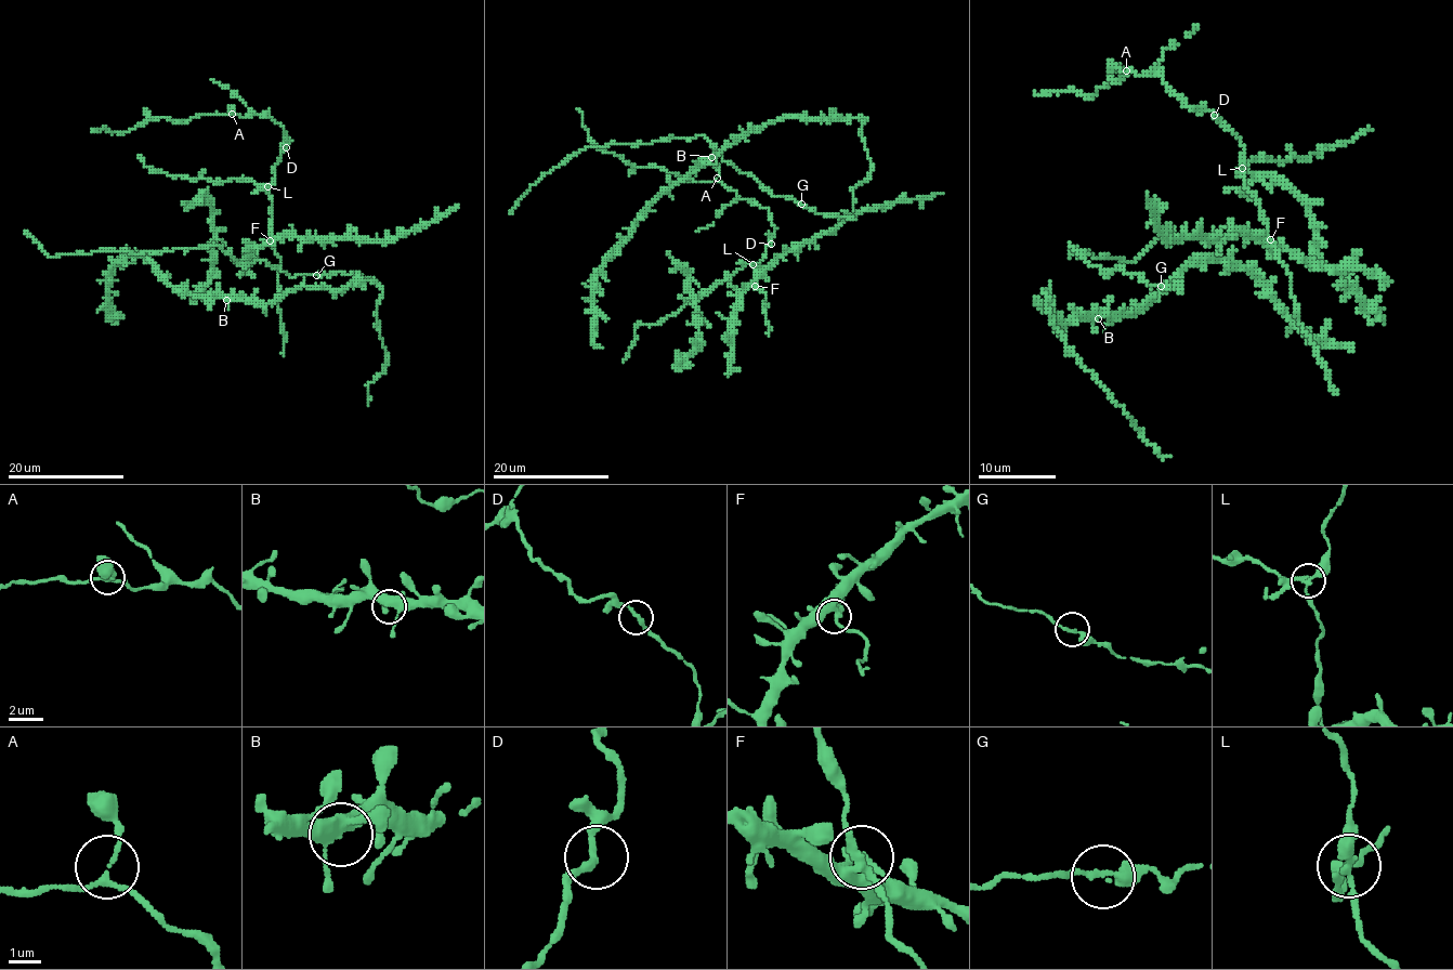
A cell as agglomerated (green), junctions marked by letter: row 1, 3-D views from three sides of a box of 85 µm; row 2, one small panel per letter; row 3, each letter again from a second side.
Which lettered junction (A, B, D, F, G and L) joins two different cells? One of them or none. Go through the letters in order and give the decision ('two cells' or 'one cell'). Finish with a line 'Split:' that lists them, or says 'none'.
A: one cell
B: one cell
D: one cell
F: one cell
G: one cell
L: two cells
Split: L

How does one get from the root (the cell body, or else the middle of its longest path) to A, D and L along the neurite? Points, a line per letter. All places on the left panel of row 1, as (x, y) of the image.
A: (360, 244), (291, 234), (271, 241), (273, 201), (266, 187), (290, 140), (266, 115), (232, 114)
D: (360, 244), (353, 238), (298, 238), (291, 234), (271, 241), (273, 201), (266, 187), (286, 147)
L: (360, 244), (362, 240), (353, 238), (298, 238), (291, 234), (278, 236), (271, 241), (273, 201), (269, 186)

